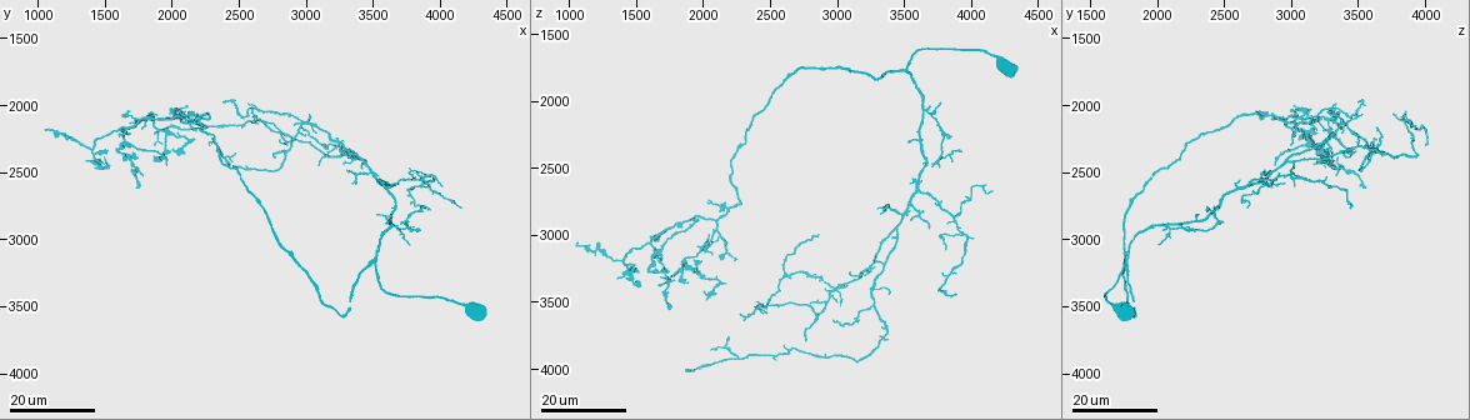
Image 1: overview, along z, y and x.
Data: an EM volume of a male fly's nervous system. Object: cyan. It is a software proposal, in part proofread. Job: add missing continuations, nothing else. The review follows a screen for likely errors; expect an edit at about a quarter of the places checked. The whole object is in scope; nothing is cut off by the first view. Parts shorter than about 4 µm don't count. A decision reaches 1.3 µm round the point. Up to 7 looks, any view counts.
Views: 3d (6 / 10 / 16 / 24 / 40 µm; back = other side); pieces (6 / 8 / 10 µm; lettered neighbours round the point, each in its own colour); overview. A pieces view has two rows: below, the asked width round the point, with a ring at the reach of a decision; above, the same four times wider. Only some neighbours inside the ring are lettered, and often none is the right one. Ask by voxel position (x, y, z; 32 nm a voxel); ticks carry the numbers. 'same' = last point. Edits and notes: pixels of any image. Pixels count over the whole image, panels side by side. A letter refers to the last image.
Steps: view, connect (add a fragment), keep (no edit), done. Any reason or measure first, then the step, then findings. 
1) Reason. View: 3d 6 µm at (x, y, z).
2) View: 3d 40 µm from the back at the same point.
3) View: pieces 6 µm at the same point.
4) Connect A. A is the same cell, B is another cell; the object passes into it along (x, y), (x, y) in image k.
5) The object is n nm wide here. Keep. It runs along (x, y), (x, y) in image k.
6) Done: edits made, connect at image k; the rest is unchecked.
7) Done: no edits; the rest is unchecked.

Thin end. View: 3d 24 µm at (1660, 2380, 3200).

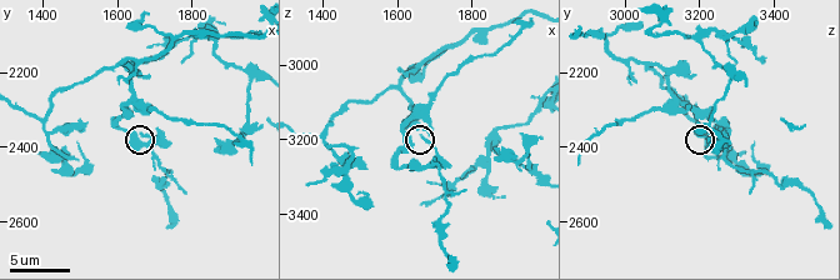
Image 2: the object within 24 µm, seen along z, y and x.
View: pieces 10 µm at (1660, 2360, 3190).

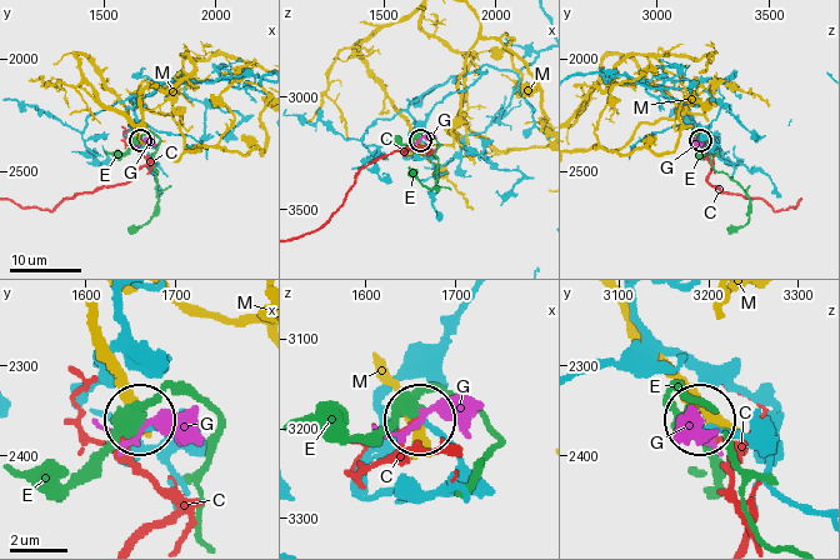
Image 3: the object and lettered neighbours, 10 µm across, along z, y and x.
Keep. C, E, G and M are other cells; no lettered fragment goes on from it.

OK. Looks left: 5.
Long arm stops here. View: 3d 24 µm at (1740, 2620, 3560).

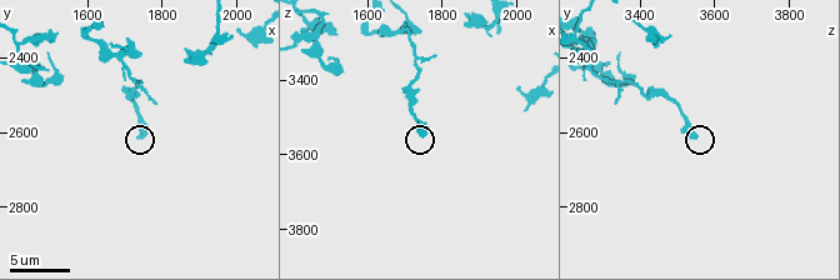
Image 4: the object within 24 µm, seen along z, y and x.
What lies round it. View: pieces 10 µm at (1750, 2610, 3540).

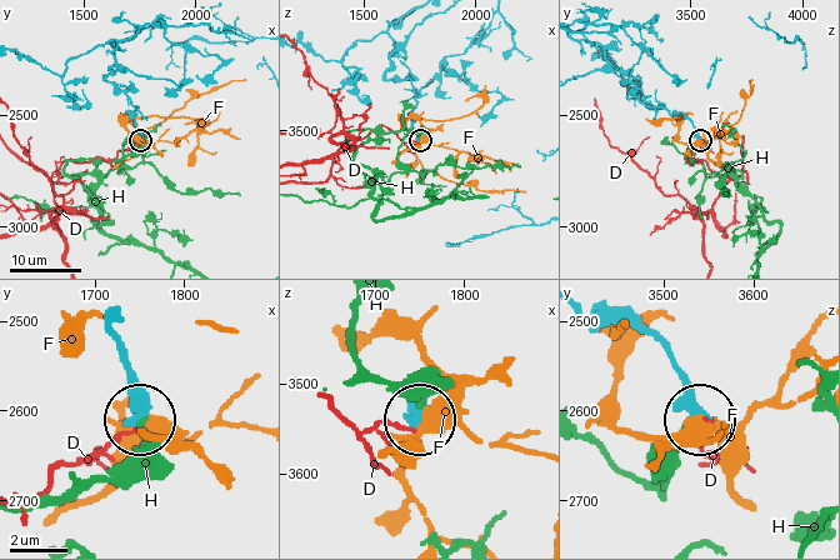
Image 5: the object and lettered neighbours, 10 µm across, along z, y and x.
Keep. D, F and H are other cells; it runs along (391, 65), (388, 79), (410, 79), (419, 140) in image 5; none of them fits.

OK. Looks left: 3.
Free end. View: 3d 24 µm at (2860, 2280, 3000).

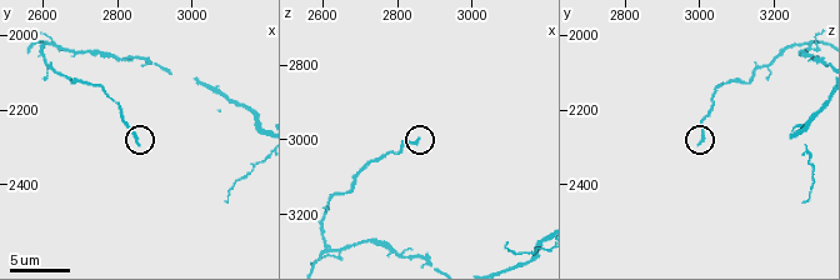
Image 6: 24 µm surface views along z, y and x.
View: 3d 6 µm at (2850, 2290, 2990).

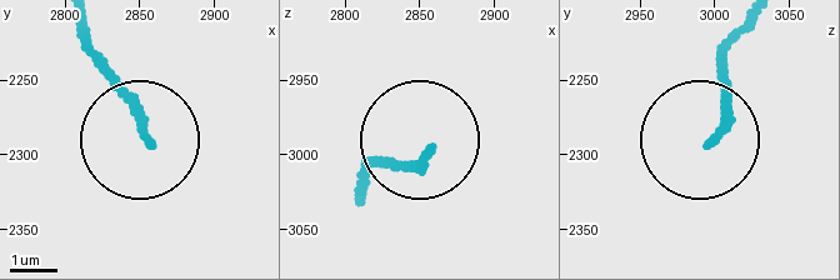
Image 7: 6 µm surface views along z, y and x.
What lies round it. View: pieces 10 µm at (2854, 2290, 2996).

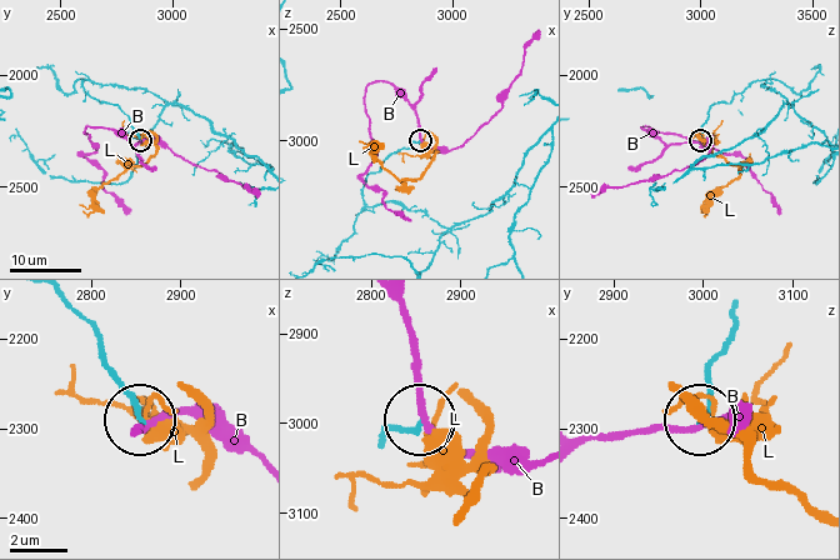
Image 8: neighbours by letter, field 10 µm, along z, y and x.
The object is 170 nm wide here. Keep. B and L are other cells; it runs along (374, 205), (363, 196), (368, 176), (420, 139) in image 8; no lettered fragment goes on from it.

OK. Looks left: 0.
Done: no edits; the rest is unchecked.

